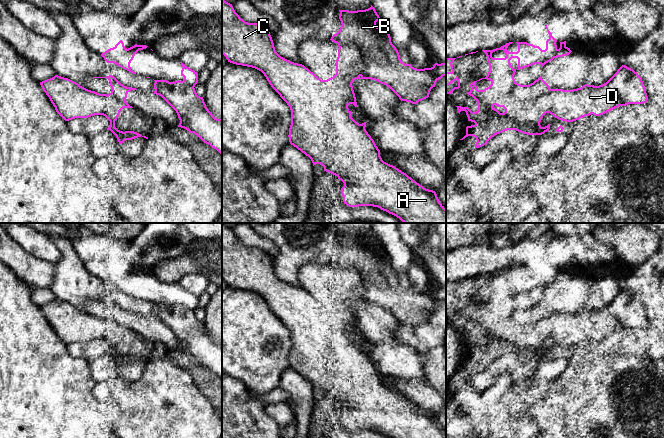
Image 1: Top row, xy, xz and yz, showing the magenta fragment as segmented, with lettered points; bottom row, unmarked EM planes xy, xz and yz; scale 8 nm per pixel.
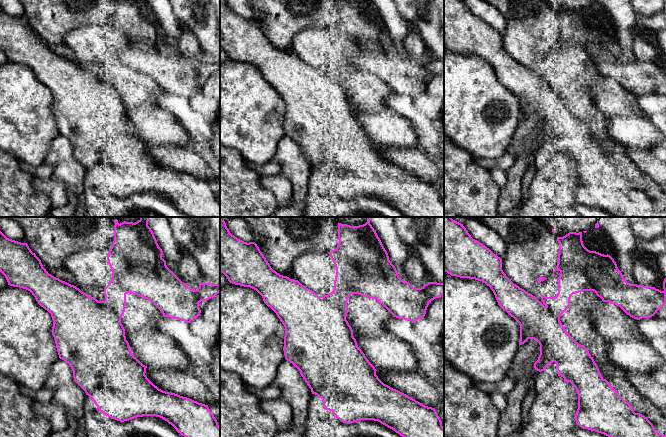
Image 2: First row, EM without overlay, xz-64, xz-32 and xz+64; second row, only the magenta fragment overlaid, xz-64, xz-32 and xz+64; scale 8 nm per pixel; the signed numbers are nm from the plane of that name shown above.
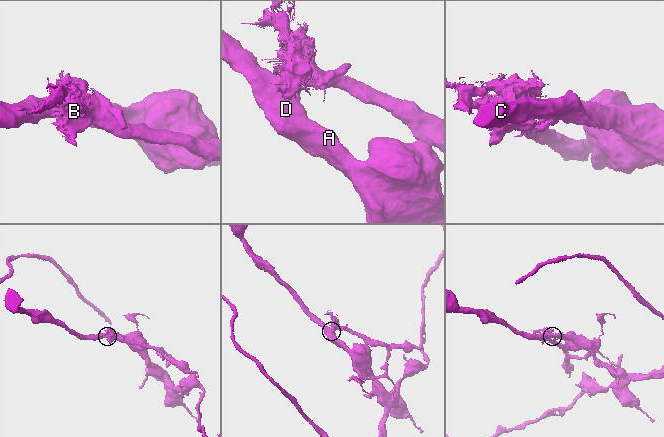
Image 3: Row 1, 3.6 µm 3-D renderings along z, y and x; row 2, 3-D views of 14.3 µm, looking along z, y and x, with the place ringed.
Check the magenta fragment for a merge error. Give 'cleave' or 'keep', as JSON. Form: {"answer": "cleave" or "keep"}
{"answer": "cleave"}

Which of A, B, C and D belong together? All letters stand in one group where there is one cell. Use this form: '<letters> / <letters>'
A C D / B

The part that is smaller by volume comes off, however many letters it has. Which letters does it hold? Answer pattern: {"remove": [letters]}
{"remove": ["B"]}

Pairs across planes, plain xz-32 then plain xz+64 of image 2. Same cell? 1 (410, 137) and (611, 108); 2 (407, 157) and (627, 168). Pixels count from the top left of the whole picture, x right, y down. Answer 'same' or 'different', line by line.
1: same
2: different

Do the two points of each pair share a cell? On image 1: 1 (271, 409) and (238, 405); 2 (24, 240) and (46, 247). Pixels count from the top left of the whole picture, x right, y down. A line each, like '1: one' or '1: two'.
1: two
2: one

